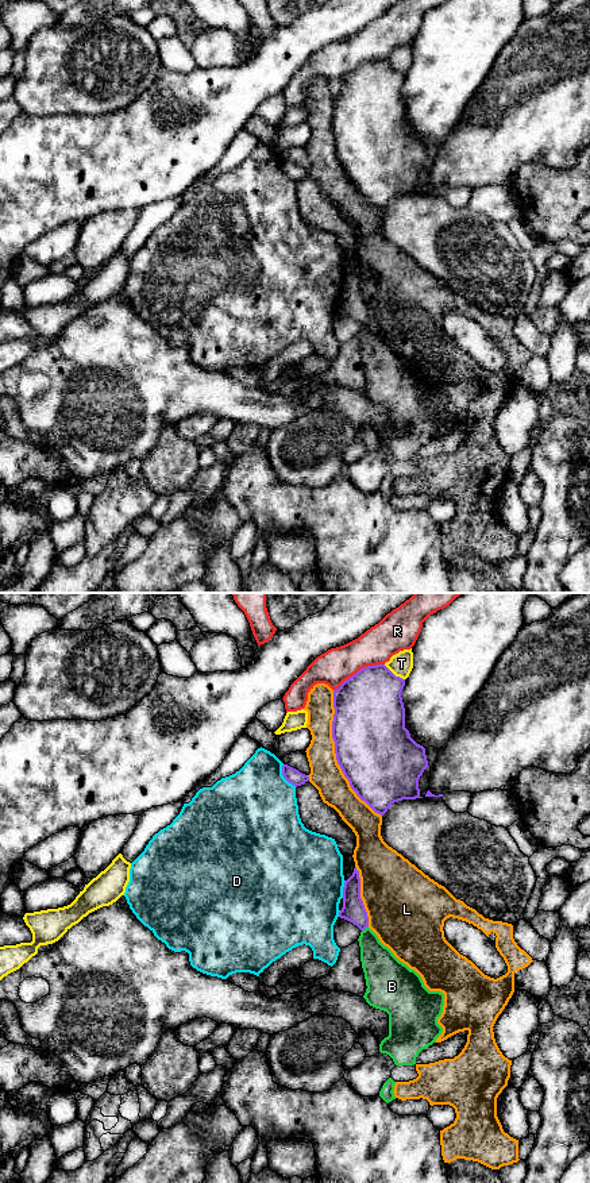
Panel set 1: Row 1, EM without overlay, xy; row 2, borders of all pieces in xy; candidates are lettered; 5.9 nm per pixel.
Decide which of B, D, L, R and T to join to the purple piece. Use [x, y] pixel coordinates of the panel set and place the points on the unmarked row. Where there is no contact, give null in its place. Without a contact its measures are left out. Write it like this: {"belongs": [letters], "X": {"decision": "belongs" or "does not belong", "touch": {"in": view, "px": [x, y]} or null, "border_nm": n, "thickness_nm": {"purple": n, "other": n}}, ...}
{"belongs": [], "B": {"decision": "does not belong", "touch": {"in": "xy", "px": [365, 323]}, "border_nm": 50, "thickness_nm": {"purple": 140, "other": 200}}, "D": {"decision": "does not belong", "touch": {"in": "xy", "px": [284, 172]}, "border_nm": 160, "thickness_nm": {"purple": 90, "other": 480}}, "L": {"decision": "does not belong", "touch": {"in": "xy", "px": [336, 150]}, "border_nm": 800, "thickness_nm": {"purple": 460, "other": 190}}, "R": {"decision": "does not belong", "touch": {"in": "xy", "px": [359, 65]}, "border_nm": 340, "thickness_nm": {"purple": 420, "other": 220}}, "T": {"decision": "does not belong", "touch": {"in": "xy", "px": [393, 69]}, "border_nm": 160, "thickness_nm": {"purple": 400, "other": 140}}}

